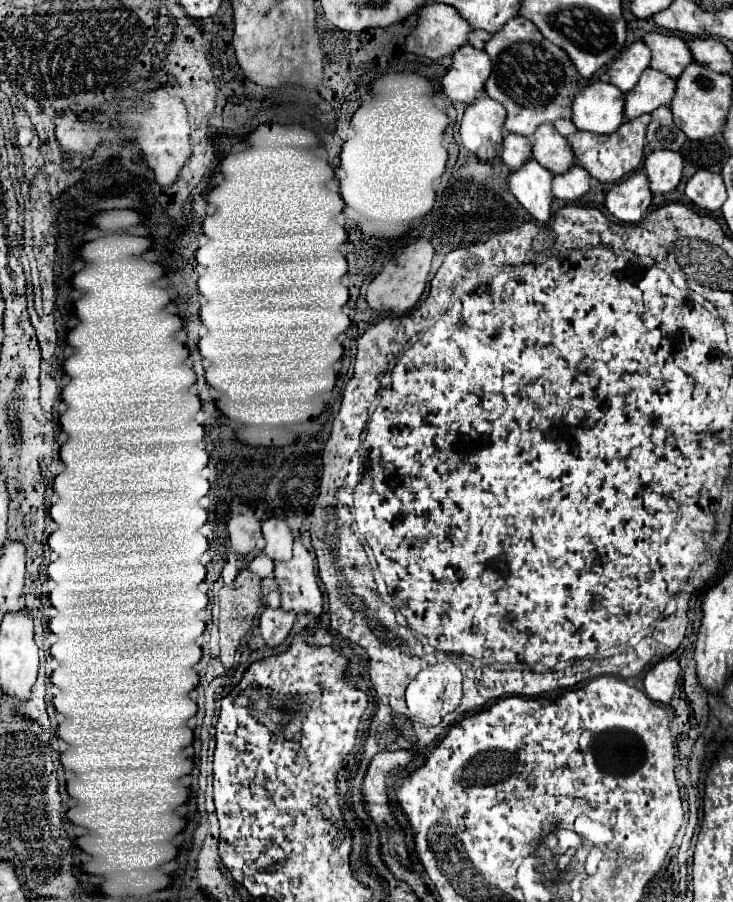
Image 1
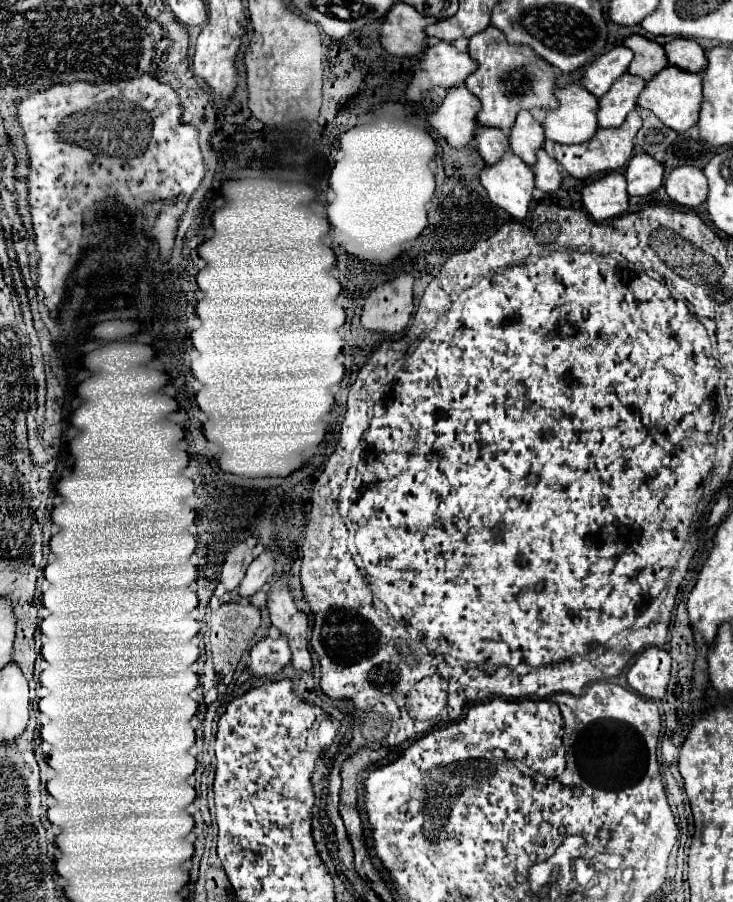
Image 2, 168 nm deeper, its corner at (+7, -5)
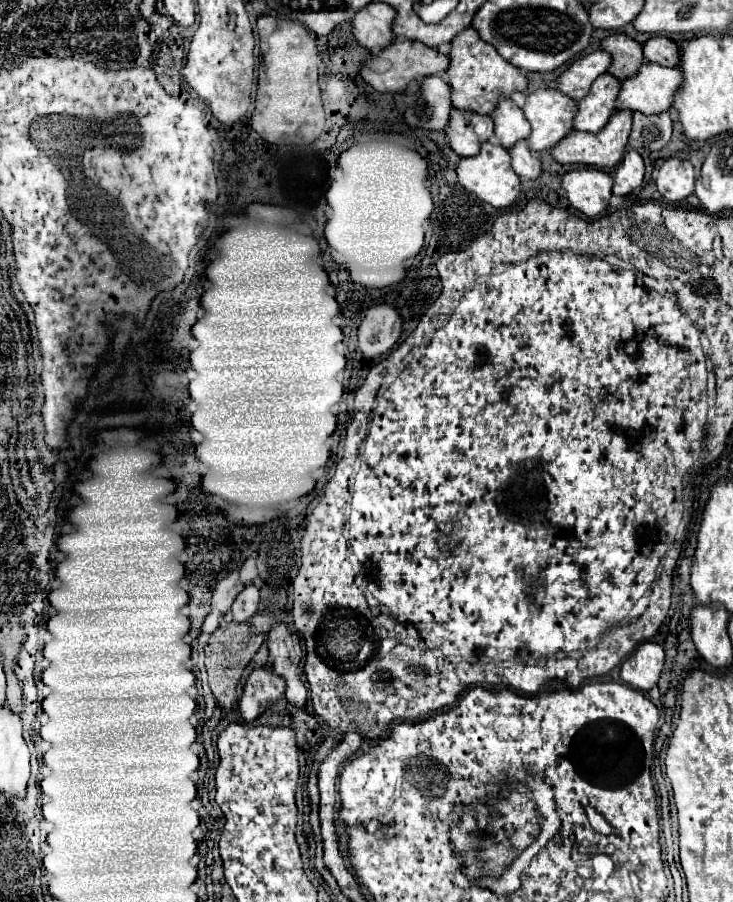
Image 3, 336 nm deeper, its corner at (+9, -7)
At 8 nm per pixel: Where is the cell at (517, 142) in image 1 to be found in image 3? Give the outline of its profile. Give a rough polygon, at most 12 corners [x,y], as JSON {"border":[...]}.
{"border":[[452,109],[446,137],[474,157],[494,135],[490,117]]}

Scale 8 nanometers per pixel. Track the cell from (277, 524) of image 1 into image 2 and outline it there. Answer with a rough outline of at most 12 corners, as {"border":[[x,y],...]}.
{"border":[[272,551],[250,563],[238,587],[242,599],[254,597],[274,573]]}

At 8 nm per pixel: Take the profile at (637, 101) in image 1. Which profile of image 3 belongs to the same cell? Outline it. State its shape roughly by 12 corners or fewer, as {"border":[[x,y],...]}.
{"border":[[598,77],[578,101],[574,129],[598,133],[616,111],[622,81]]}

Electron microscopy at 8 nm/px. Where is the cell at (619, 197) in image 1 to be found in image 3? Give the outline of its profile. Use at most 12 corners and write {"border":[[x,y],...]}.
{"border":[[602,169],[562,177],[568,201],[586,217],[608,209],[614,179]]}

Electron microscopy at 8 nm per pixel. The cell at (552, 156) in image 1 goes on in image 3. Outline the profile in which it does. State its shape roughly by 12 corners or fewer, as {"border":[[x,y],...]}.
{"border":[[502,97],[494,119],[496,141],[512,149],[530,137],[530,123]]}

